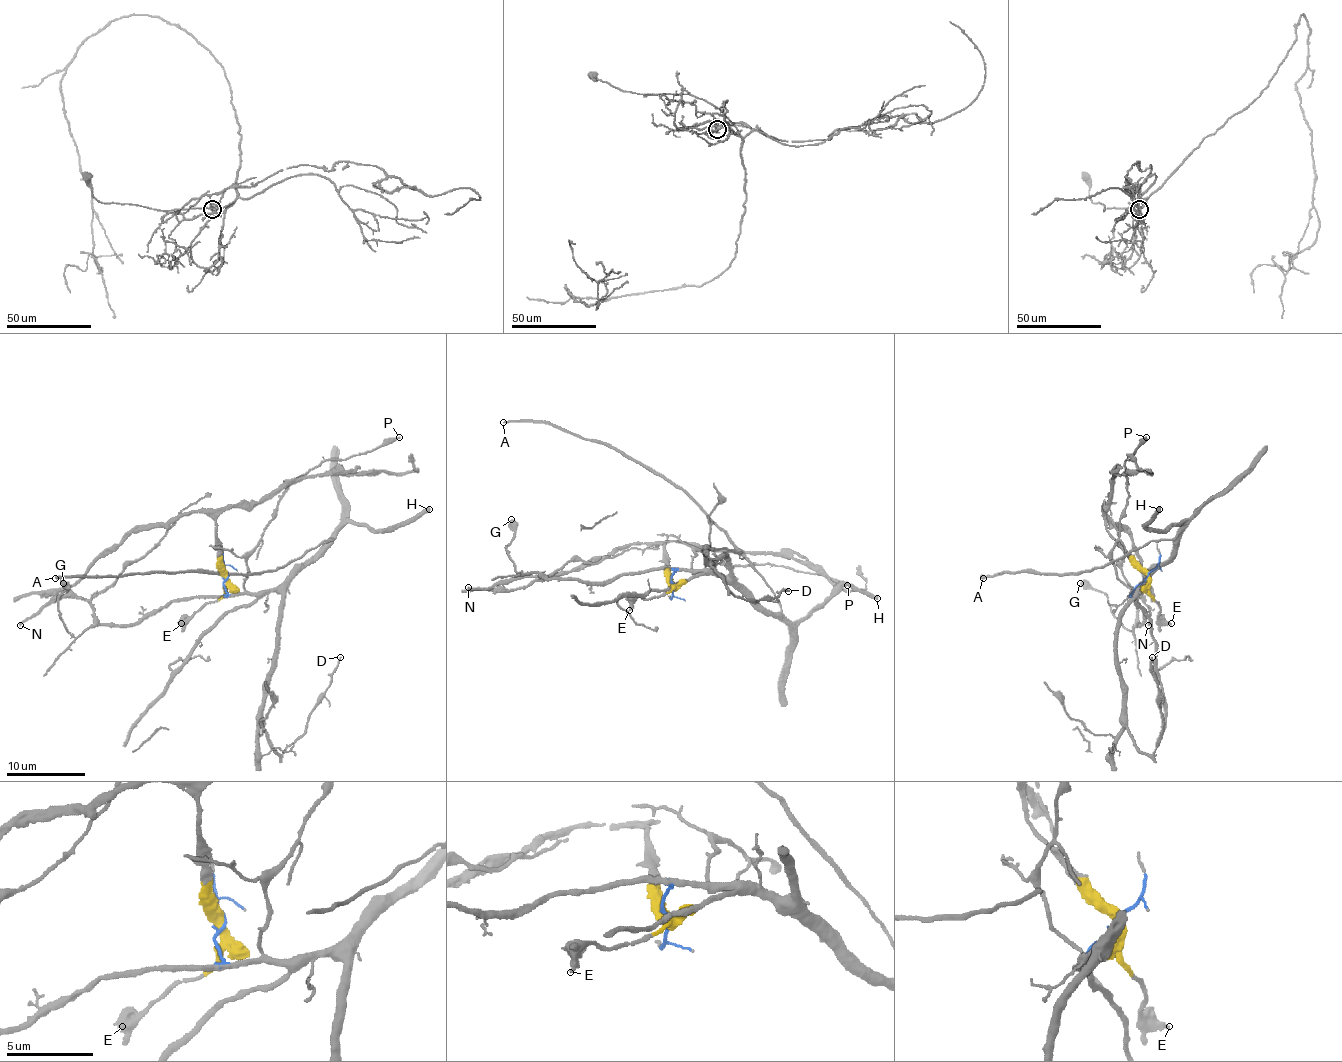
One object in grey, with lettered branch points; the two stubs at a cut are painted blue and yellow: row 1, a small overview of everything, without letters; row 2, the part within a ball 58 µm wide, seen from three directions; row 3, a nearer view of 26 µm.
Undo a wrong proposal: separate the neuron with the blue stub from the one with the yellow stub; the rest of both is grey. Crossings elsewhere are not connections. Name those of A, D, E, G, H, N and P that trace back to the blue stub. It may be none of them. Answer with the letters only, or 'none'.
A, D, G, H, N, P

